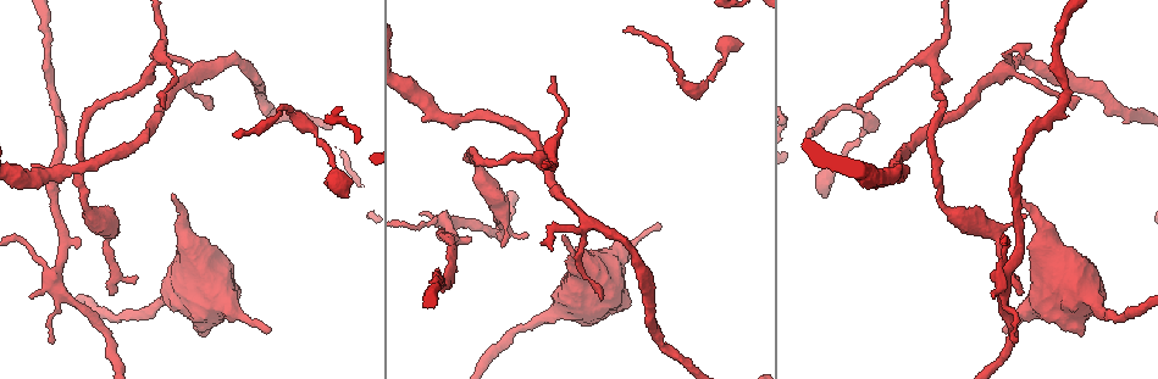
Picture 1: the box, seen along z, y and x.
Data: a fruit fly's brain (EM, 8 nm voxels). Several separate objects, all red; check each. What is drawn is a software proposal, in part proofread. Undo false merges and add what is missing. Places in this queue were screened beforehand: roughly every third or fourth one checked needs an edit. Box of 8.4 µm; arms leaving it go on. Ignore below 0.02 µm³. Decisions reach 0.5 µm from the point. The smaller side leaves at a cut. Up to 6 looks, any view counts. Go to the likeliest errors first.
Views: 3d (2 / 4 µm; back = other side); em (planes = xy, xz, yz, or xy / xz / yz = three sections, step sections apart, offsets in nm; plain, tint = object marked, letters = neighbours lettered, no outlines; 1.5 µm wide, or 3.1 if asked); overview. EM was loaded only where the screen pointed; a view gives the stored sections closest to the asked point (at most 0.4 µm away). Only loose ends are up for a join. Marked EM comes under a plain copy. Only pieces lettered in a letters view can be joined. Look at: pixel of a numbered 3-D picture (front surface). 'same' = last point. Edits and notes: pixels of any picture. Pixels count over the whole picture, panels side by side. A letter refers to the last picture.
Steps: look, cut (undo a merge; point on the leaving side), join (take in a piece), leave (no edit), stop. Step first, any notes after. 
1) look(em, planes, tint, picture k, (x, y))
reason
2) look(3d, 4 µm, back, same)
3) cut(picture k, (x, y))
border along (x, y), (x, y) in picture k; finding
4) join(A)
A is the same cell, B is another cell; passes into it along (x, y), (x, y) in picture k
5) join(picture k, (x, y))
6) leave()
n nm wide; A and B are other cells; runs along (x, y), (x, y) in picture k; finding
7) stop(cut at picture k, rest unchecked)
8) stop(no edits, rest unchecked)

look(3d, 4 µm, picture 1, (1003, 329))
tapers out

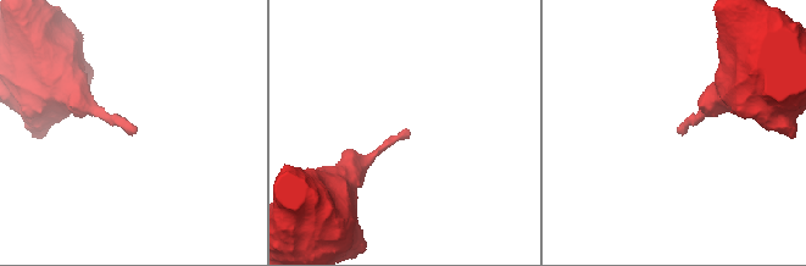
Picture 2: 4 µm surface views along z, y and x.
look(em, xz, step 4, letters, picture 2, (134, 128))

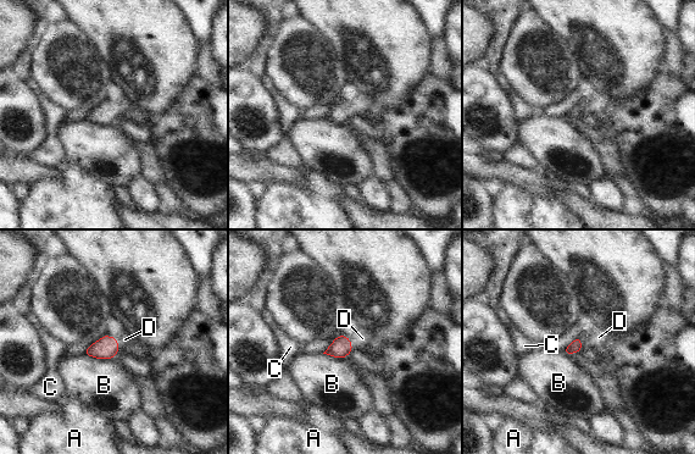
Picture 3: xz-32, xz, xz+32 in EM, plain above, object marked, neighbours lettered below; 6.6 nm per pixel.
join(D)
80 nm wide; D is the same cell, A, B and C are other cells; passes into it along (340, 347), (350, 343), (362, 338) in picture 3; the neuron continues

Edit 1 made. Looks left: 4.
look(overview)

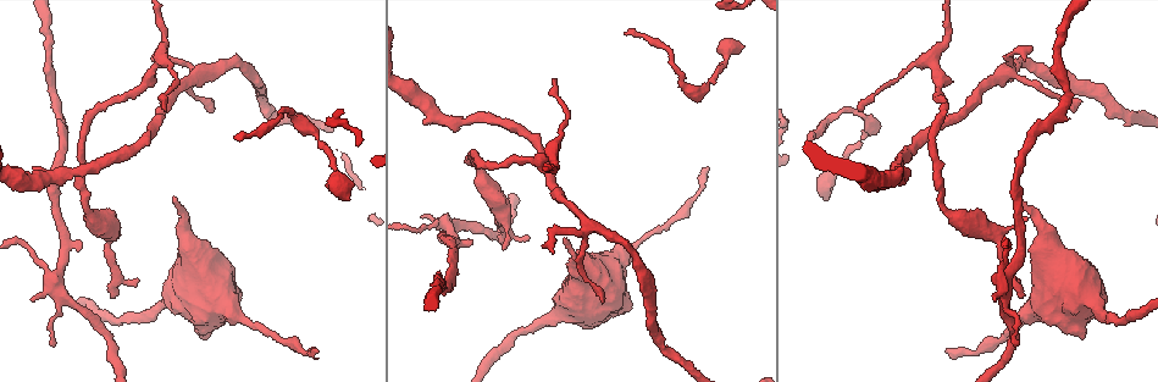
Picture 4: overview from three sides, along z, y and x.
look(em, planes, letters, picture 4, (29, 299))

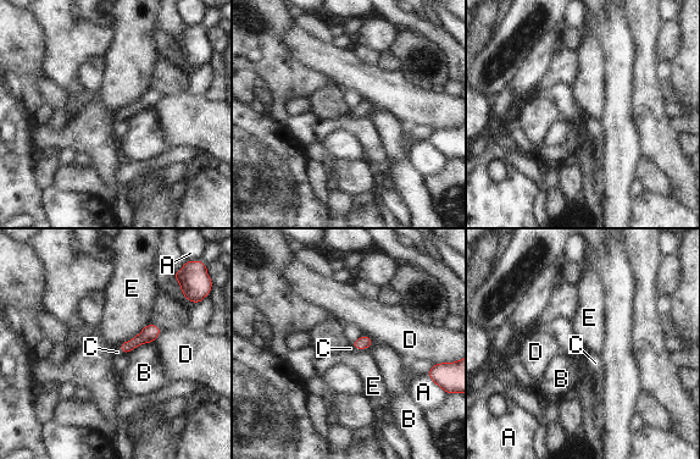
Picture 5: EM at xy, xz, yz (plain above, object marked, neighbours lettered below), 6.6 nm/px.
join(C)
C is the same cell, A, B, D and E are other cells; passes into it along (149, 333), (121, 349), (117, 352) in picture 5; it goes on there

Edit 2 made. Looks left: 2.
look(em, planes, letters, picture 4, (111, 297))

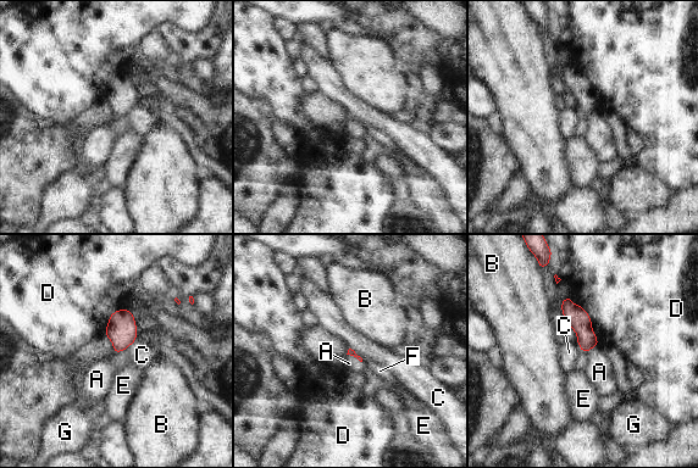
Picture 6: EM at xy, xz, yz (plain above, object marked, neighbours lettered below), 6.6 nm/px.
join(A)
A is the same cell, B, C, D, E, F and G are other cells; it goes on there

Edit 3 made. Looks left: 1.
stop(join at picture 3, join at picture 5, join at picture 6, rest unchecked)

